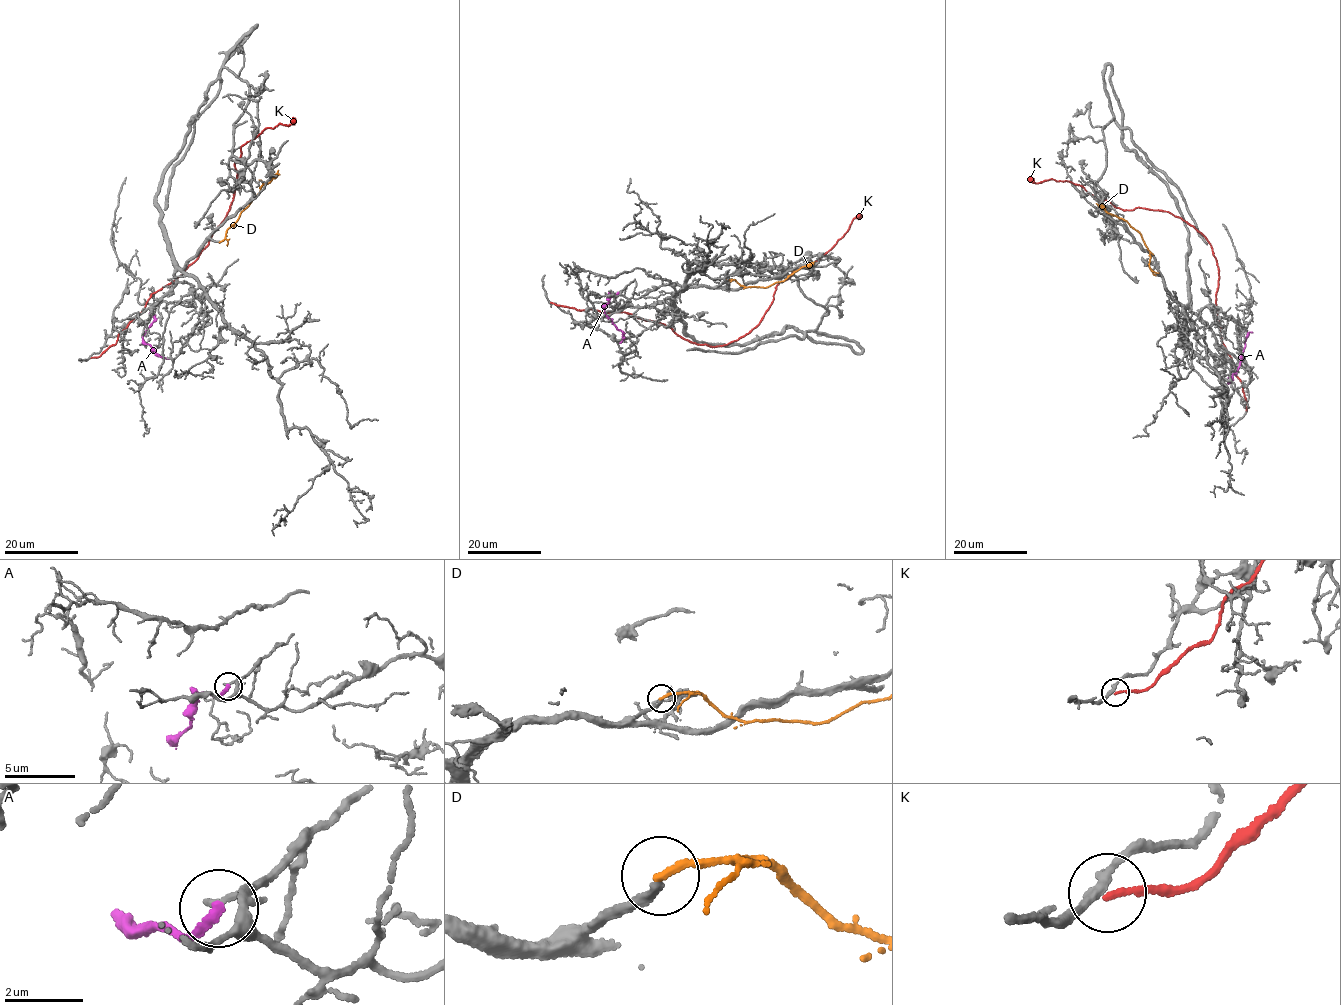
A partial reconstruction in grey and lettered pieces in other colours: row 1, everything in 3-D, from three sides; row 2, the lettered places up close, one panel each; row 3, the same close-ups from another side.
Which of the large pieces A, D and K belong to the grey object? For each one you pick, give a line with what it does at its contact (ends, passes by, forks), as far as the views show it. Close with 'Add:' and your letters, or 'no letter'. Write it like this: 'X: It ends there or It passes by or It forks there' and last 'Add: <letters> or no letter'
Add: no letter

